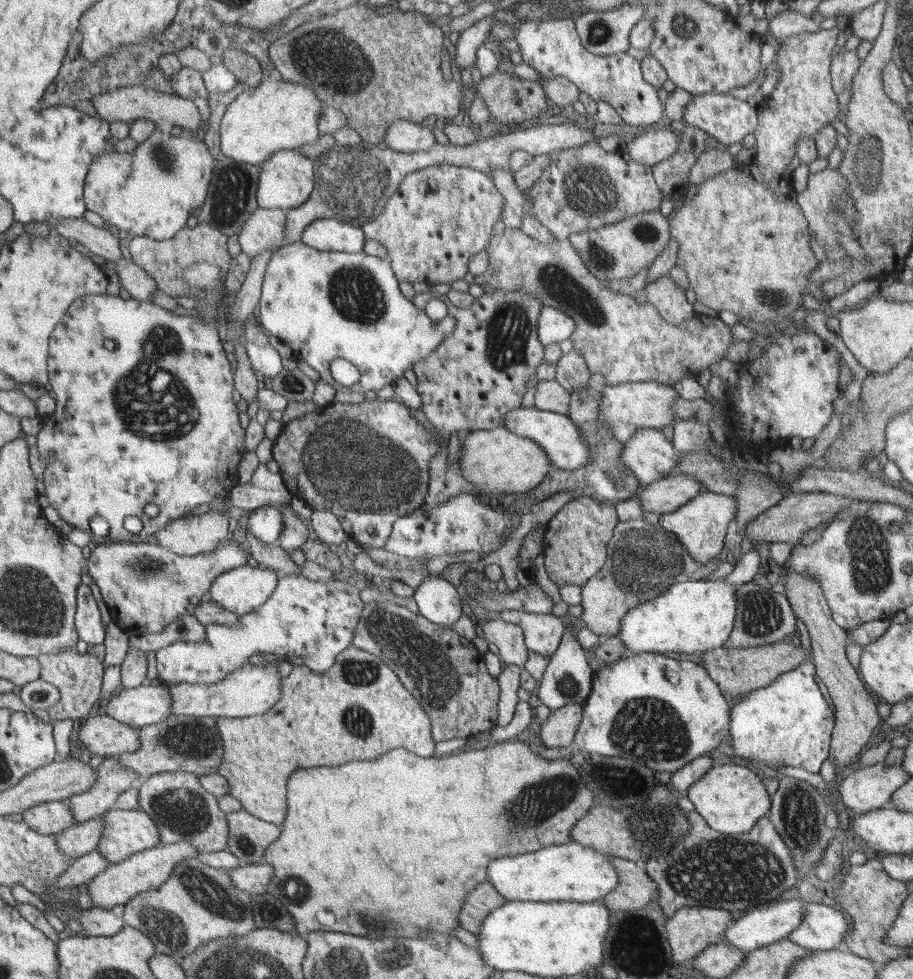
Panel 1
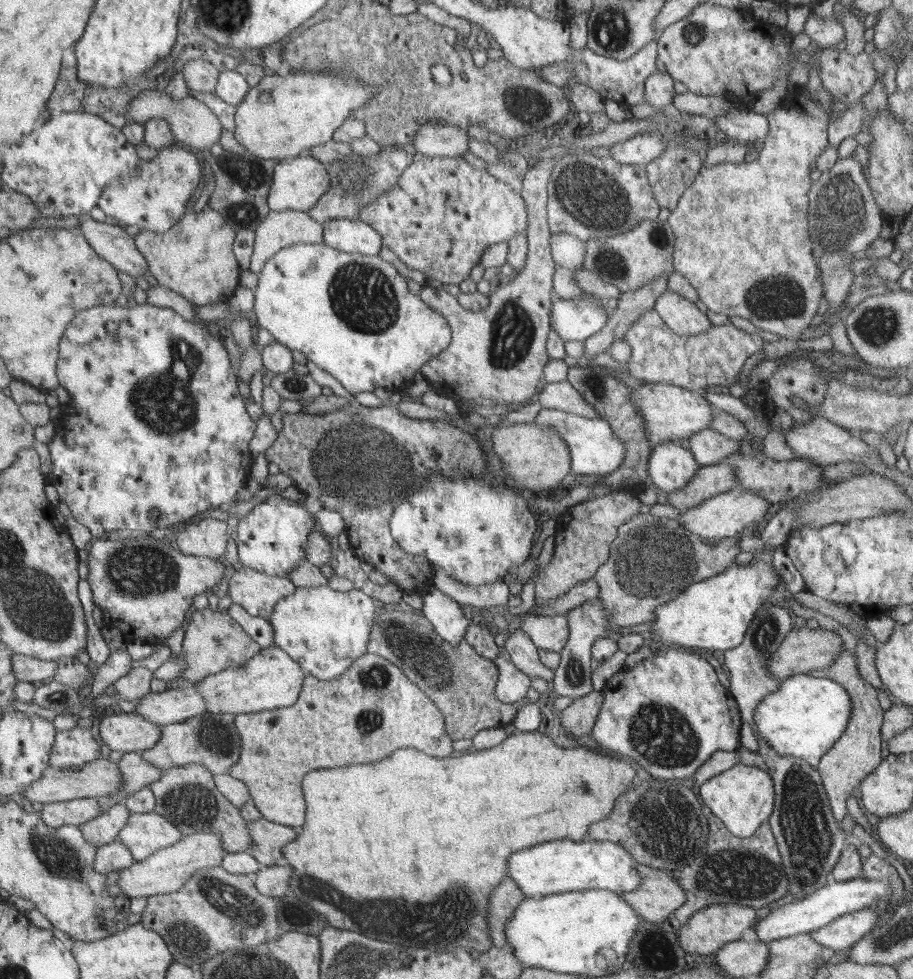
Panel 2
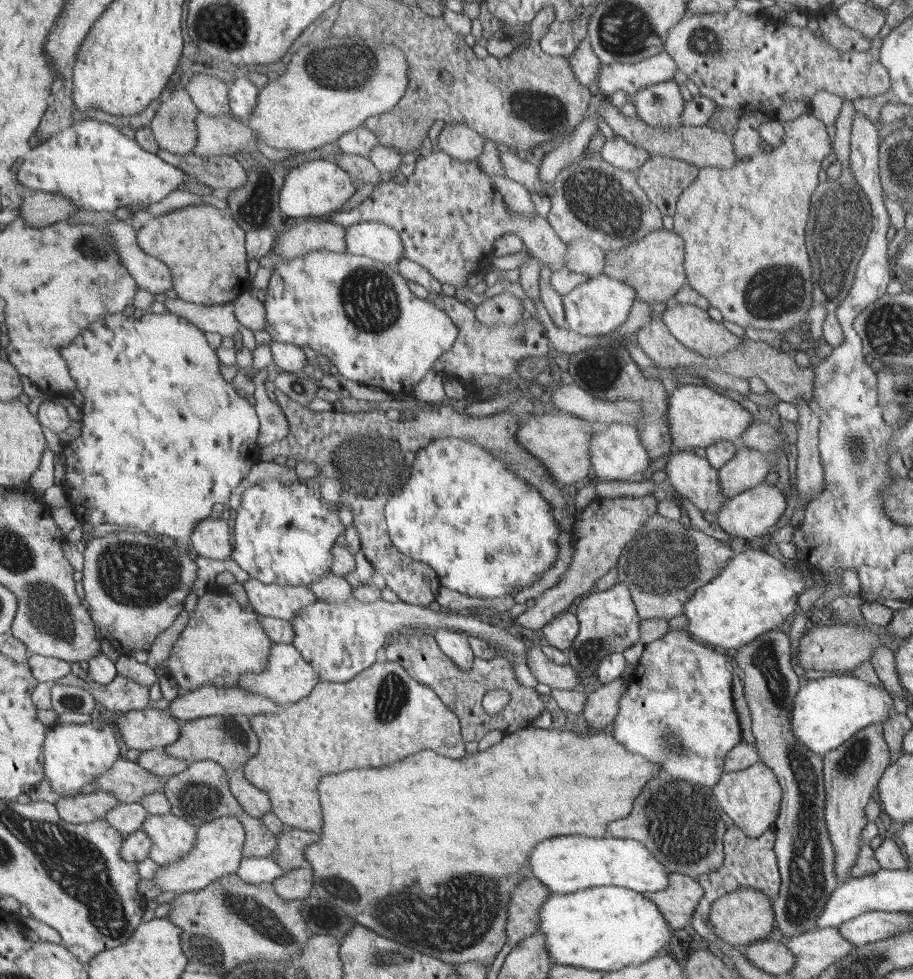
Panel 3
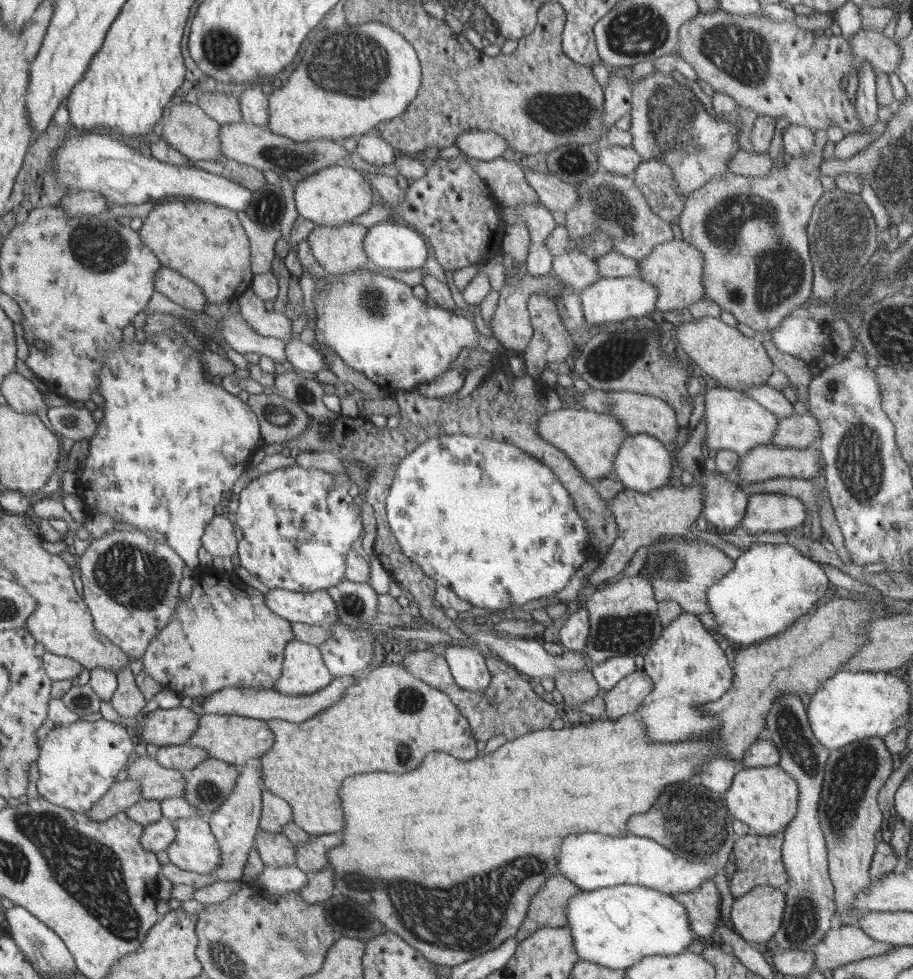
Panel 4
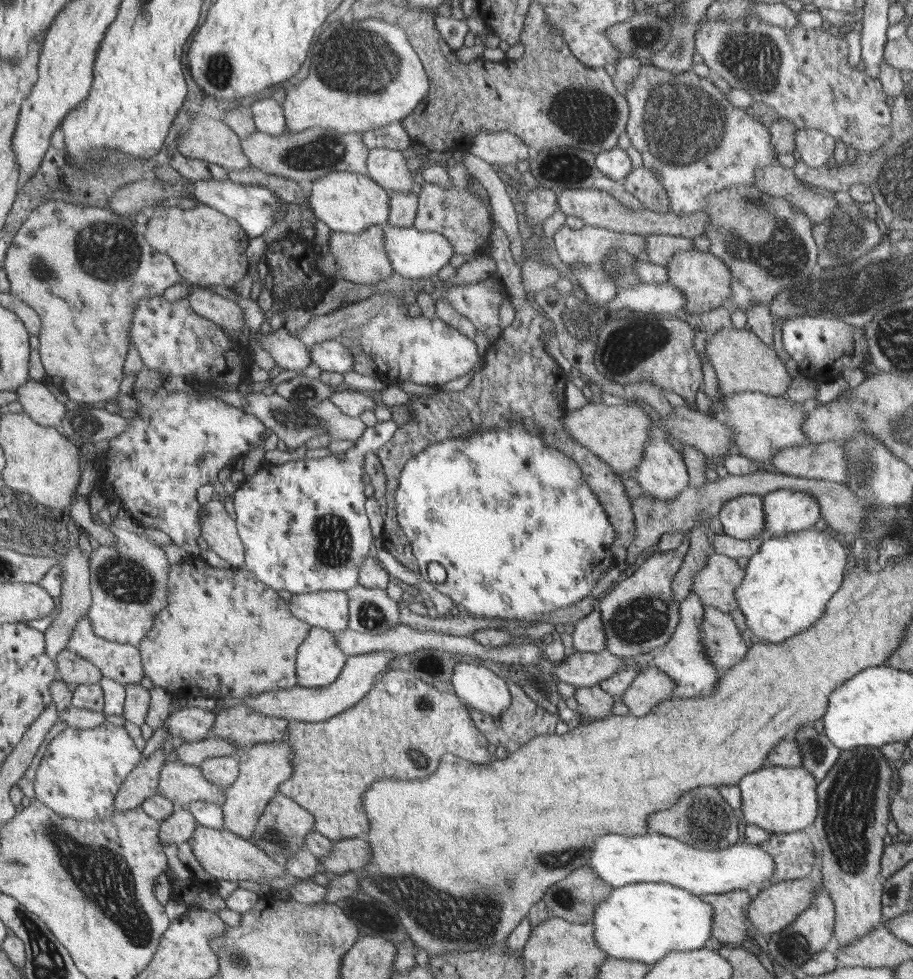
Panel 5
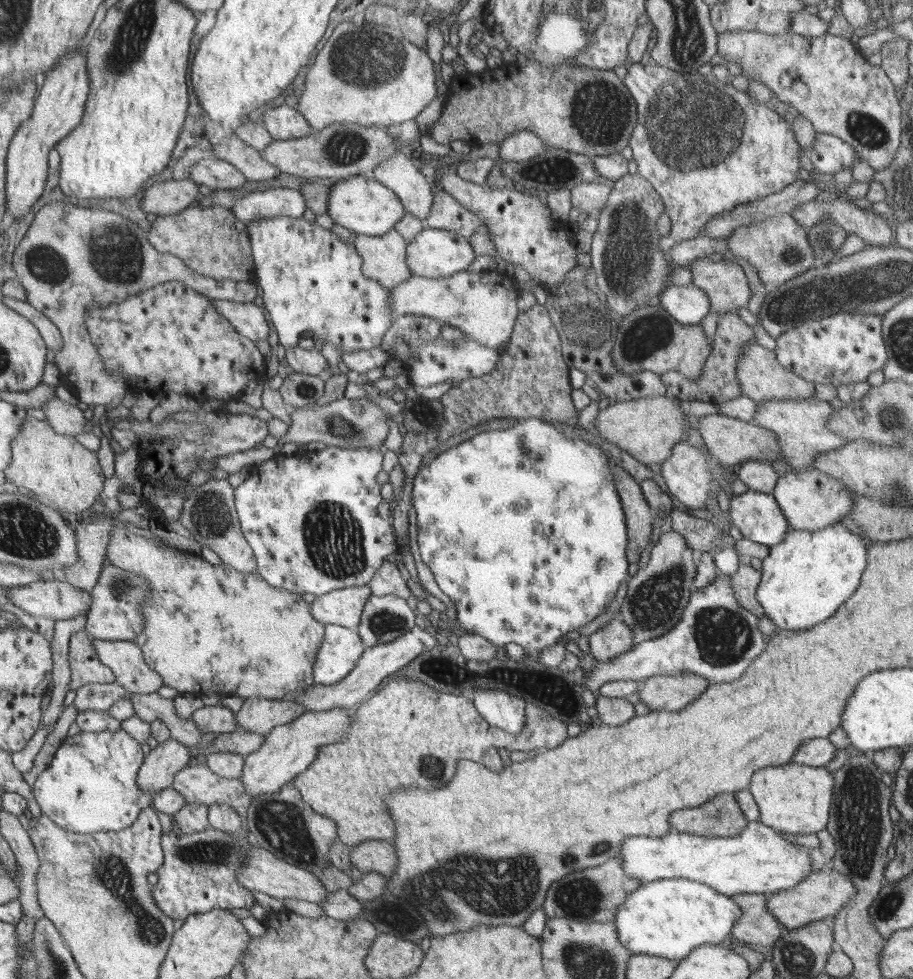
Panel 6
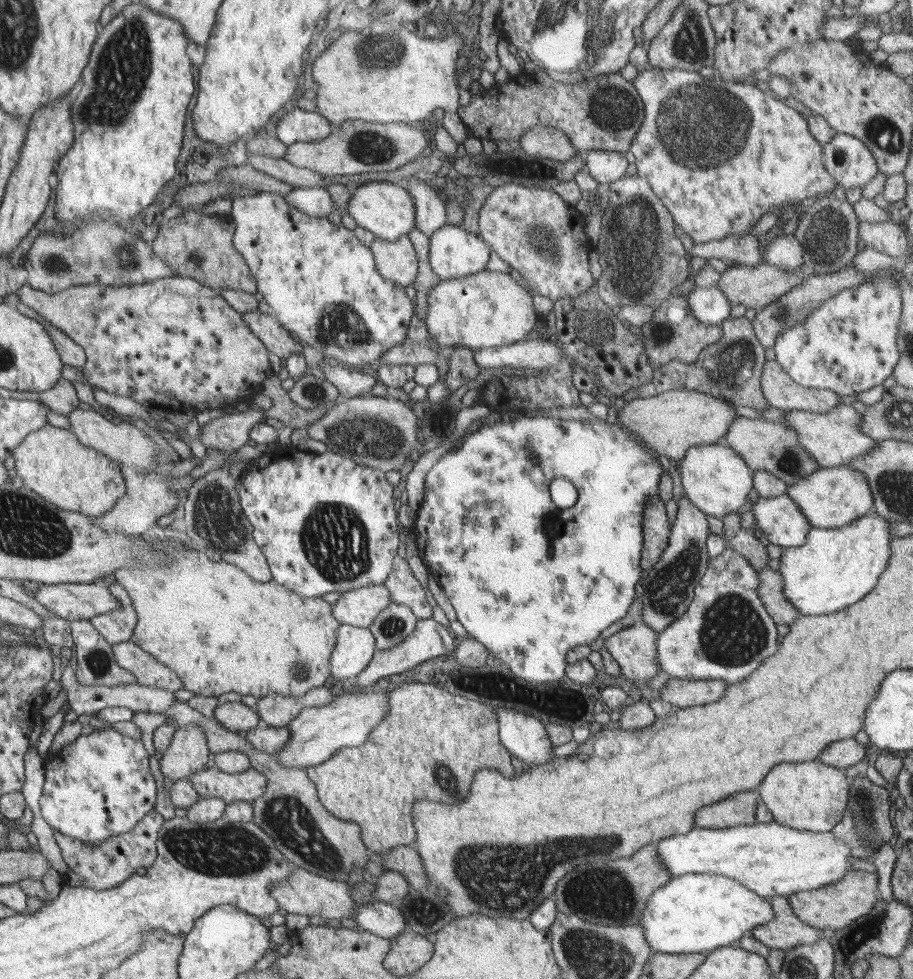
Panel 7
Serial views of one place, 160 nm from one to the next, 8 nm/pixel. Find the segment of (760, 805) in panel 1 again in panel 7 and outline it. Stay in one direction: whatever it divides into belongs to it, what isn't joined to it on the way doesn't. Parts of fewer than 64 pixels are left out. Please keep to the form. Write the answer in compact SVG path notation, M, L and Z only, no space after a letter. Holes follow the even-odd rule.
M819 759L777 764L770 769L756 790L774 816L774 822L794 830L810 832L832 831L845 816L849 801L849 780L845 771L828 766Z

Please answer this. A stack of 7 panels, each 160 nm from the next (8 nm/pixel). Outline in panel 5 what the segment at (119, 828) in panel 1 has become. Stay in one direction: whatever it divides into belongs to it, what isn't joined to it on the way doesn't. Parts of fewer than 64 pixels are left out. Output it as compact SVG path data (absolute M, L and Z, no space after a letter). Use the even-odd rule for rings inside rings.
M196 824L194 835L190 839L193 840L191 849L195 859L208 874L218 879L218 881L250 880L250 882L258 883L260 879L265 878L271 881L281 877L281 874L283 877L288 873L286 867L274 862L260 847L254 846L247 840L242 840L242 837L238 837L238 835L228 832L228 830L212 829Z

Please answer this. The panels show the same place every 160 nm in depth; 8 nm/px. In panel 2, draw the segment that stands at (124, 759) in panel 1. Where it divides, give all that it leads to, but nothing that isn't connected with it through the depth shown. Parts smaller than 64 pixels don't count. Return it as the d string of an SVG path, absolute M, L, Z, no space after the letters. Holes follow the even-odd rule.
M202 715L188 718L182 722L172 725L162 726L162 737L153 748L142 751L142 756L150 761L154 767L161 768L162 770L172 769L174 767L183 767L184 765L202 765L206 767L214 775L229 774L232 766L237 764L239 756L242 752L228 752L228 754L220 754L210 750L208 746L202 742L200 730L202 730L202 722L204 718Z

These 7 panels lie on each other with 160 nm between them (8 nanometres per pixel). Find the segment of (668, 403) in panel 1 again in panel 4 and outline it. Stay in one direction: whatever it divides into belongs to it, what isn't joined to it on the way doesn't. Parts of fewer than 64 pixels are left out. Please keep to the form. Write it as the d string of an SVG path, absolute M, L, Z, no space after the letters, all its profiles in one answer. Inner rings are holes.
M717 386L706 393L705 412L706 435L703 447L706 452L730 450L739 456L760 445L770 445L778 430L778 417L738 389Z

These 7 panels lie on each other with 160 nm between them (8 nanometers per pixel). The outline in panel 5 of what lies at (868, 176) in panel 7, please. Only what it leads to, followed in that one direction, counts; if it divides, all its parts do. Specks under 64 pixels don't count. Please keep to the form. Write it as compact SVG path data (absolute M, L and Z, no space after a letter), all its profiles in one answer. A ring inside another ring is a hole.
M797 129L796 137L794 137L794 149L800 153L800 158L810 167L820 167L828 162L828 159L833 156L836 140L824 134L818 129Z

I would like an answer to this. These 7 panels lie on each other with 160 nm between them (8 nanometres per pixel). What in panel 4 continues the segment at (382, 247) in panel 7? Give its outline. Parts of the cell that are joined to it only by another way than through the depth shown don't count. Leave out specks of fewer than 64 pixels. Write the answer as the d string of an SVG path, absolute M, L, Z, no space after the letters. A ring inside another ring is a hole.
M352 222L342 226L317 226L309 234L310 248L326 274L338 276L371 265L363 247L365 226Z

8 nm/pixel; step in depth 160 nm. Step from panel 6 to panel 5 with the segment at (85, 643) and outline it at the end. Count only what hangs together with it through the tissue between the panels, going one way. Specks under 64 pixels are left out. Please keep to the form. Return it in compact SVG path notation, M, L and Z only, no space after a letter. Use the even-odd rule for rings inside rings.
M69 649L60 652L57 661L61 678L67 684L99 684L102 680L102 670Z

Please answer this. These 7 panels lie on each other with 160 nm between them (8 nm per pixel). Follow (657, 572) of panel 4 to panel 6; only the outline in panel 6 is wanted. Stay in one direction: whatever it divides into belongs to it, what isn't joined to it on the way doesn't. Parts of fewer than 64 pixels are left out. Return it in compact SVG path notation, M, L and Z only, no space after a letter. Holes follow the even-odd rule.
M742 560L736 573L727 577L733 586L736 598L740 604L752 614L763 617L764 607L757 598L758 585L760 584L762 573L756 570L746 560Z

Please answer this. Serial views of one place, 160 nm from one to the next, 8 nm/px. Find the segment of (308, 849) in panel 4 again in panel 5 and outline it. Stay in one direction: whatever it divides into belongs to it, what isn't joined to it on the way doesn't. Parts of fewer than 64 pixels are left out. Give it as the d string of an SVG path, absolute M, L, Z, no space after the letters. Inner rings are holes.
M364 837L344 838L332 842L332 845L329 856L317 860L323 871L326 870L330 875L355 871L370 863L370 844Z

